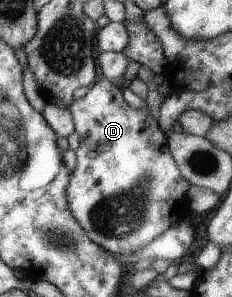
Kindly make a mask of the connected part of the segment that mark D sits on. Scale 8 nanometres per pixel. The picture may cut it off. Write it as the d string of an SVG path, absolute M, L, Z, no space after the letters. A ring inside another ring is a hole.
M98 80L82 98L73 100L67 110L72 118L73 132L78 136L78 148L74 150L76 166L70 172L64 196L68 212L90 242L108 253L130 256L190 212L185 198L189 183L180 176L172 160L167 137L151 114L134 110L124 102L121 89L114 82Z

